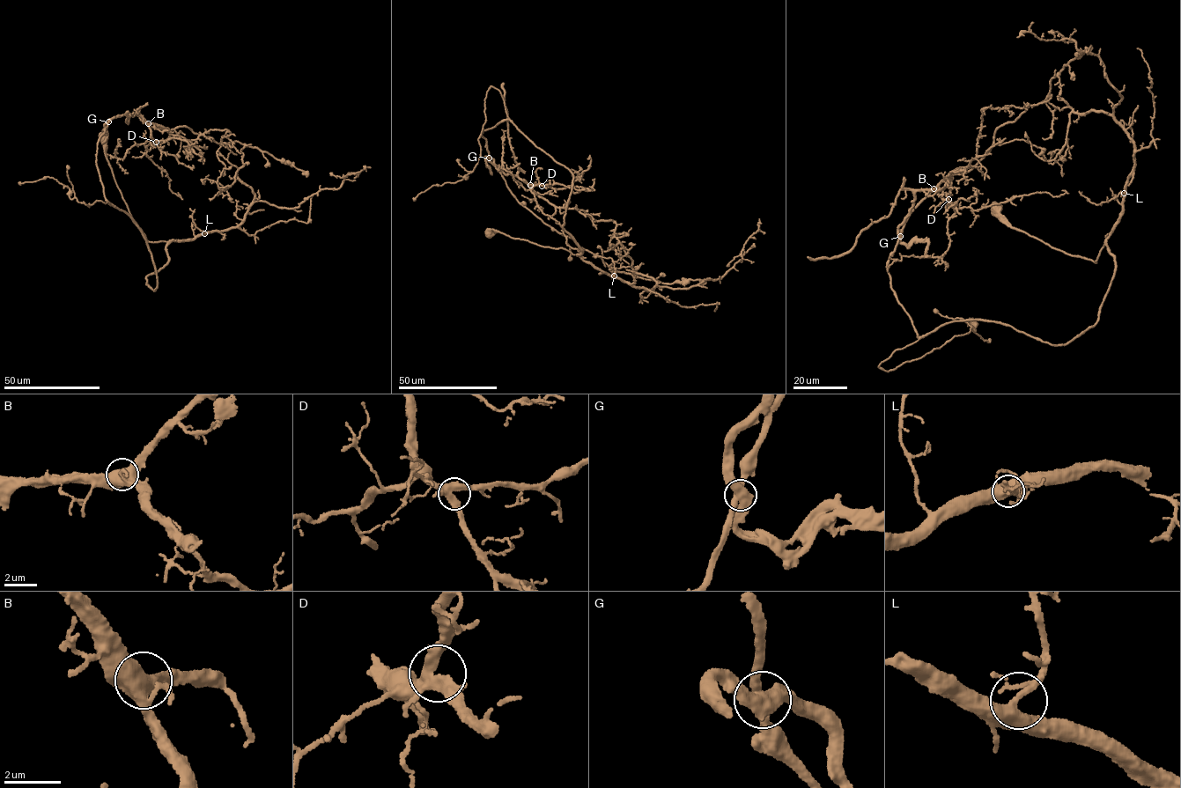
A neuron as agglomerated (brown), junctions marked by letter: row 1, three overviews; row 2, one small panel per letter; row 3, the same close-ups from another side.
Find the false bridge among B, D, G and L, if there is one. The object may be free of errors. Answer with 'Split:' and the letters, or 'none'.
Split: G

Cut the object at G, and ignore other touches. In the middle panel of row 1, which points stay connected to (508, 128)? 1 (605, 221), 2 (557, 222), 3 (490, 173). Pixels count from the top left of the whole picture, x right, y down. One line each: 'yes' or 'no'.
1: yes
2: yes
3: yes

